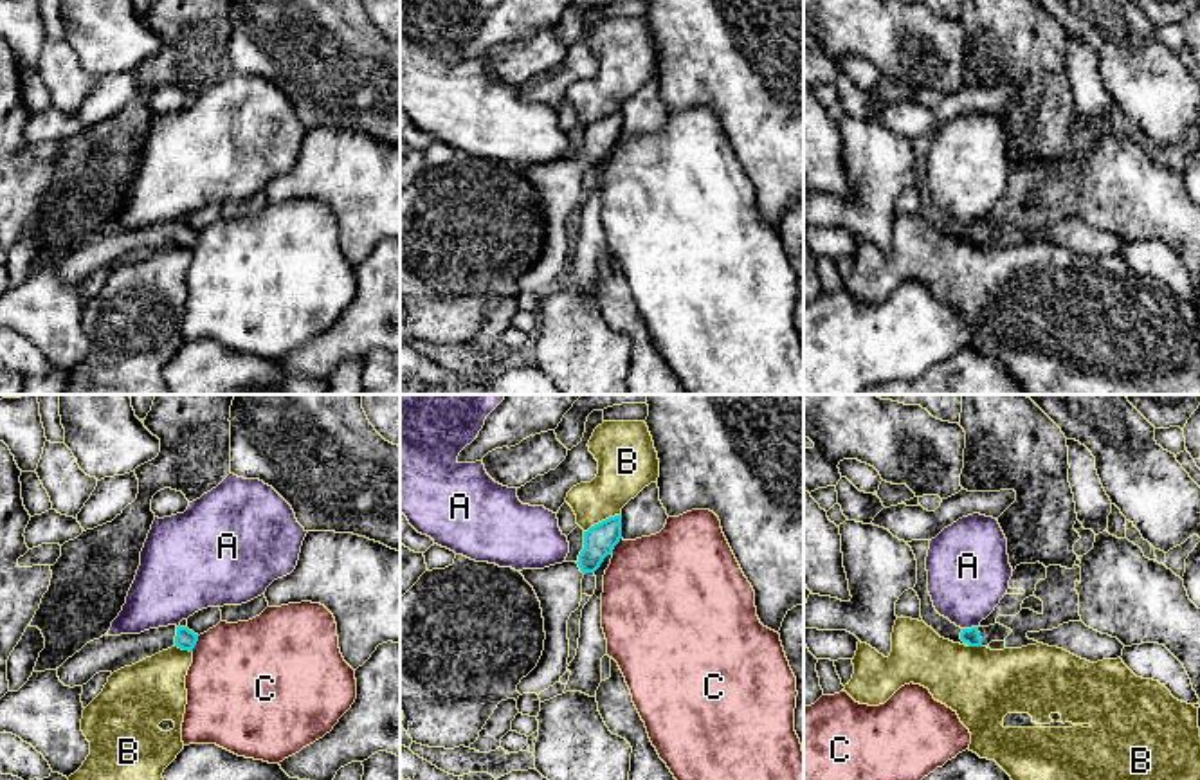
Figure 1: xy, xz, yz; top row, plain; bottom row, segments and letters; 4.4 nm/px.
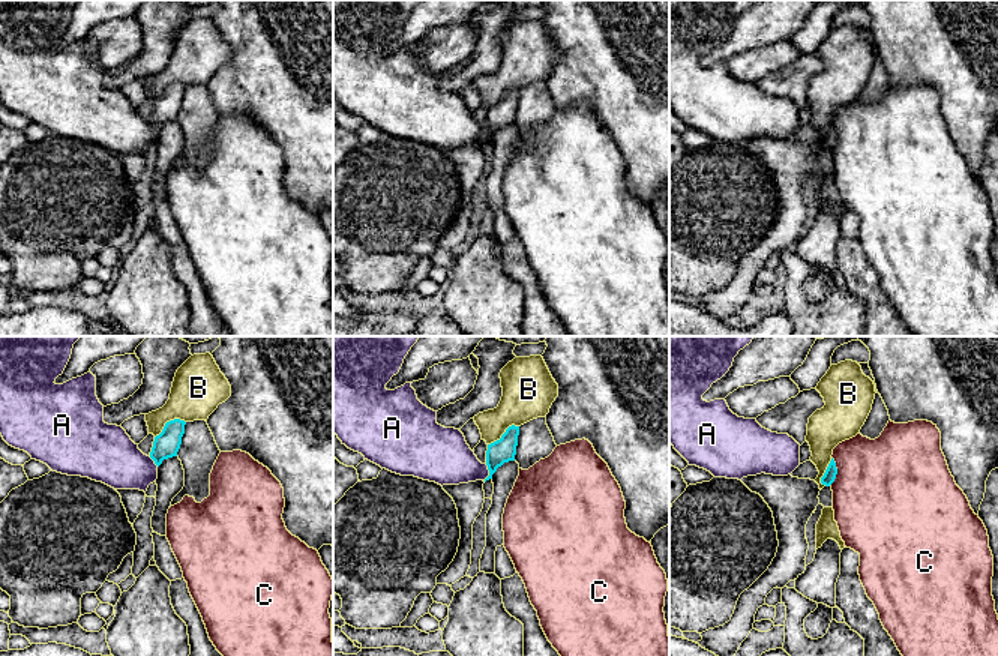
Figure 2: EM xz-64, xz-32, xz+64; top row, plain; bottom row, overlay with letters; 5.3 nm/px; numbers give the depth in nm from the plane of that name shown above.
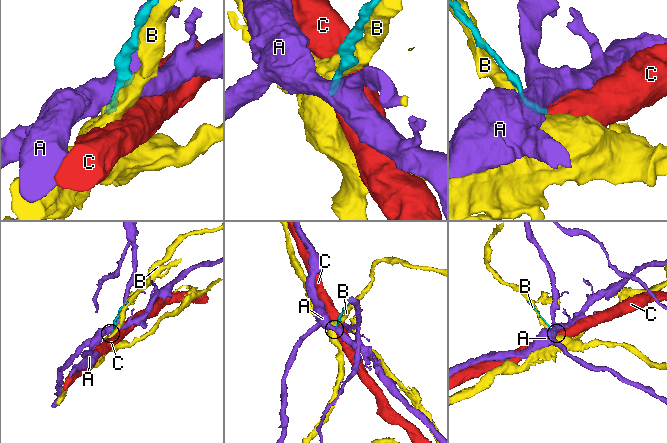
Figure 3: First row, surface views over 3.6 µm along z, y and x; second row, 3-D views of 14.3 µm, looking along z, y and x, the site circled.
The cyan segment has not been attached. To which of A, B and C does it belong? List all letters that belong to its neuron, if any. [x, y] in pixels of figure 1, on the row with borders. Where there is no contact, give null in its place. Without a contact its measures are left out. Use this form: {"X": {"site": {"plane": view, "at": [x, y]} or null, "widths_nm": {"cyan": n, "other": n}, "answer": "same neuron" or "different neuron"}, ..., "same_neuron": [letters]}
{"A": {"site": {"plane": "yz", "at": [972, 627]}, "widths_nm": {"cyan": 80, "other": 360}, "answer": "different neuron"}, "B": {"site": {"plane": "xz", "at": [602, 521]}, "widths_nm": {"cyan": 140, "other": 240}, "answer": "different neuron"}, "C": {"site": {"plane": "xy", "at": [195, 643]}, "widths_nm": {"cyan": 90, "other": 460}, "answer": "different neuron"}, "same_neuron": []}

